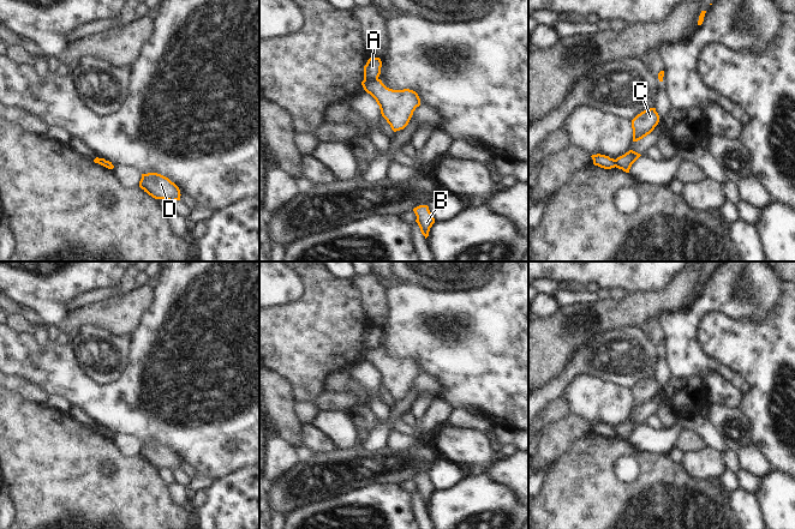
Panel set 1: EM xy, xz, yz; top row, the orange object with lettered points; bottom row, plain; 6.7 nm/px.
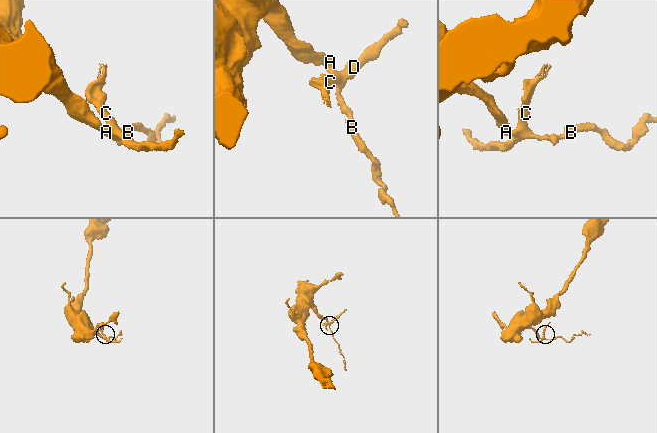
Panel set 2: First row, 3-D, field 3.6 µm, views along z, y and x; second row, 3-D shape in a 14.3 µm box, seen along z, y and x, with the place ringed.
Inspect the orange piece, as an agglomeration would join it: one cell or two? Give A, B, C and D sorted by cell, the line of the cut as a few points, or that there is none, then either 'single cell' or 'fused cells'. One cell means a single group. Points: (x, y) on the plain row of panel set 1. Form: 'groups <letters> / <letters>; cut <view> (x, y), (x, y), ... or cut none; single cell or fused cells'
groups A / B C D; cut xz (364, 347), (377, 348); fused cells

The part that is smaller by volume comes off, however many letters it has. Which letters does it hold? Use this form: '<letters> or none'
B, C, D

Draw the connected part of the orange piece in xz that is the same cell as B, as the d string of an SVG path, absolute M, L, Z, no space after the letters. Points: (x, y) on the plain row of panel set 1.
M419 474L413 477L417 488L416 491L418 492L422 503L425 505L425 507L429 505L430 497L435 492L435 487L432 482L429 479L428 474Z

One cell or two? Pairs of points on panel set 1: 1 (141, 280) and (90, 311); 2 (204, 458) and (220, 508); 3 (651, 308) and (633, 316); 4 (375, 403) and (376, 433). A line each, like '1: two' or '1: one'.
1: two
2: two
3: one
4: one

